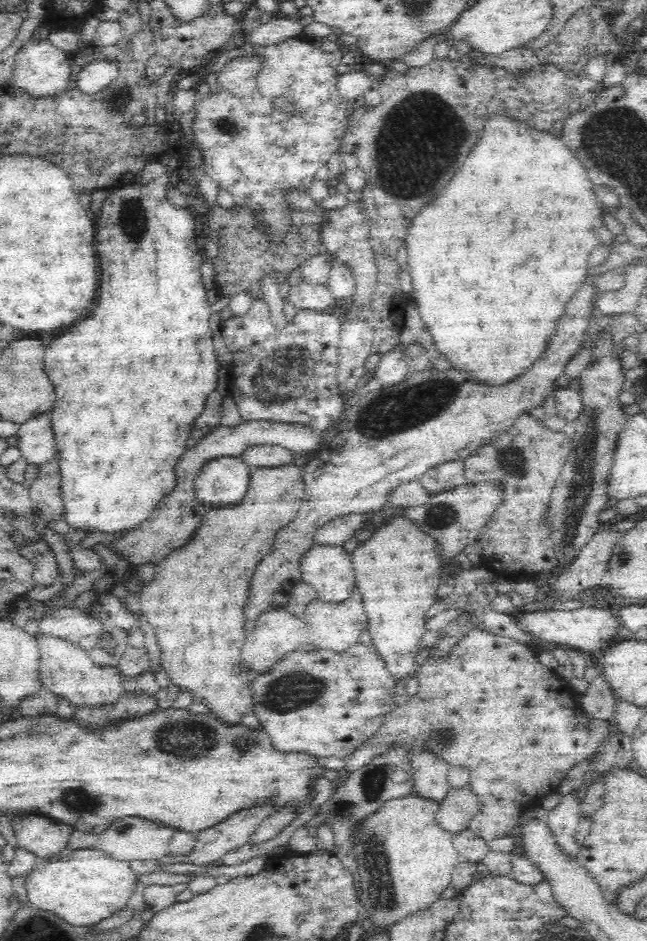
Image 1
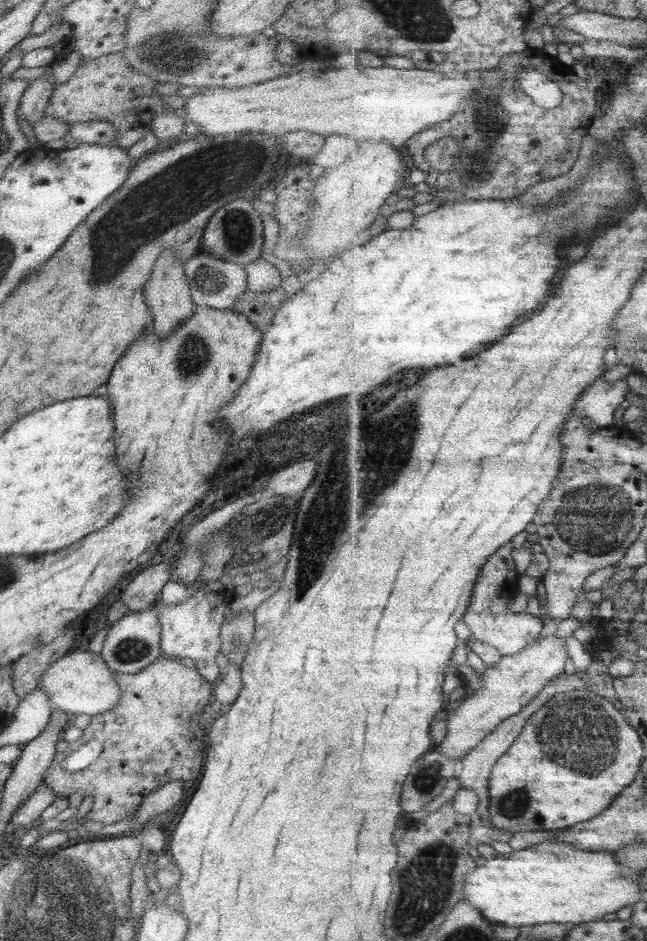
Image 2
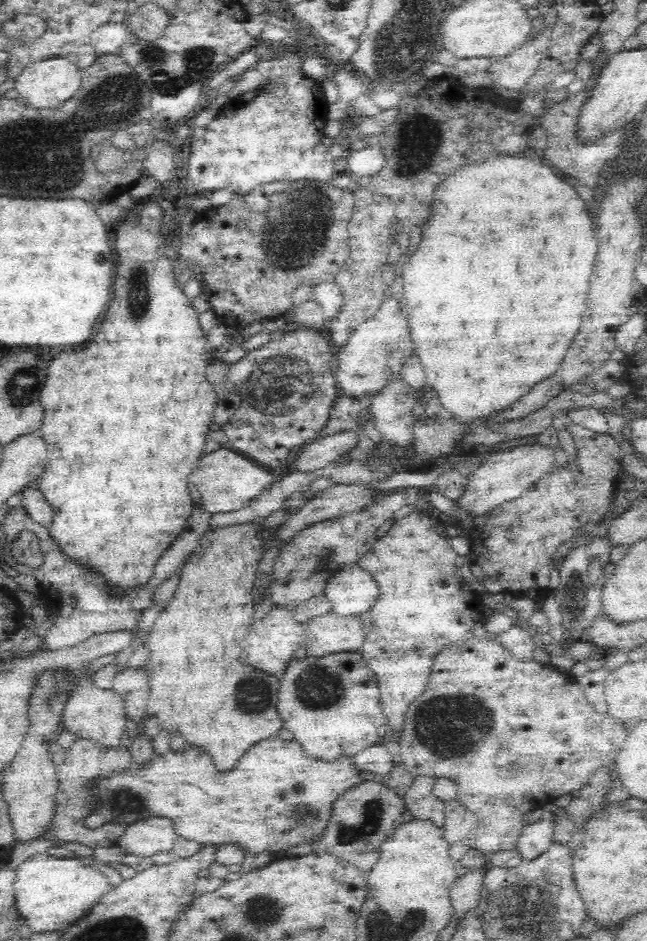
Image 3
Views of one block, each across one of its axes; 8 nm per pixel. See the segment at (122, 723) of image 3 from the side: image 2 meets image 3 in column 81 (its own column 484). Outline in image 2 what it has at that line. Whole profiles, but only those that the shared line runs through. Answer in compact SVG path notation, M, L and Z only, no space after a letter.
M549 636L540 642L533 643L522 653L514 656L504 656L502 662L489 666L484 677L484 688L474 696L467 695L460 708L449 717L449 733L446 740L437 745L444 755L450 759L462 760L476 747L486 740L504 720L520 714L528 704L531 704L540 692L560 674L566 672L566 664L570 662L566 639Z

